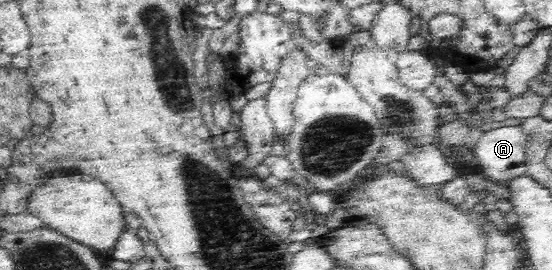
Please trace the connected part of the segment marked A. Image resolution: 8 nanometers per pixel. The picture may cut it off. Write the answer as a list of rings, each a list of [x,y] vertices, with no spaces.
[[[502,126],[485,131],[473,146],[472,153],[482,167],[480,171],[482,177],[492,182],[504,183],[518,174],[526,174],[524,165],[526,146],[527,137],[518,126]]]

